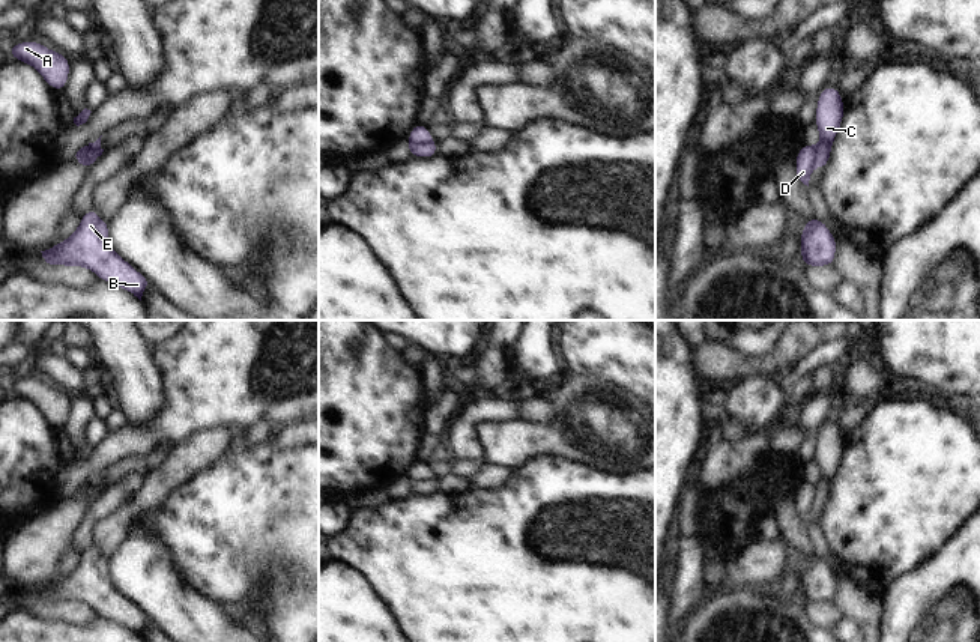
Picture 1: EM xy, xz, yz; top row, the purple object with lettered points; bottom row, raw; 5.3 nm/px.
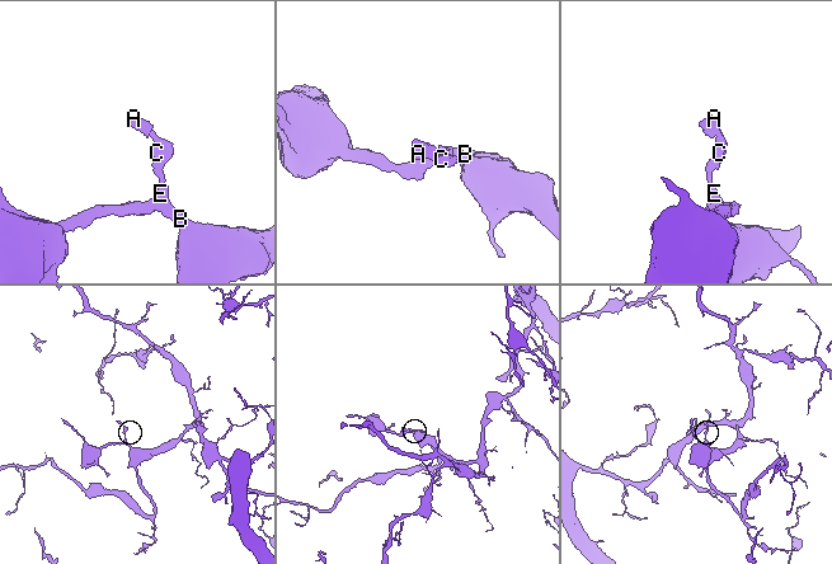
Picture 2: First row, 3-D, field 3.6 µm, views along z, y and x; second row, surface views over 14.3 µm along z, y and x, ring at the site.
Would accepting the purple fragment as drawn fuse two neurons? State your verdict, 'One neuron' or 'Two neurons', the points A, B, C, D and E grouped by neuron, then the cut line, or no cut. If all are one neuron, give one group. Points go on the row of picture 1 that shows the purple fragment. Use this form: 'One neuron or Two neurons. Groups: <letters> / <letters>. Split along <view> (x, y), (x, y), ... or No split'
Two neurons. Groups: A C / B D E. Split along xy (78, 149), (78, 158), (93, 161)

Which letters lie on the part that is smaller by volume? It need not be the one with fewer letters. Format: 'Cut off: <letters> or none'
Cut off: A, C

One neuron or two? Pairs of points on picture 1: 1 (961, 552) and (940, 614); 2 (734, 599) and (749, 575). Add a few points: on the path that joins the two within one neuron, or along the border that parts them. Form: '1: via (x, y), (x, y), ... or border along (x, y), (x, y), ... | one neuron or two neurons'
1: via (961, 567), (961, 593), (955, 599) | one neuron
2: border along (731, 585), (747, 588) | two neurons

